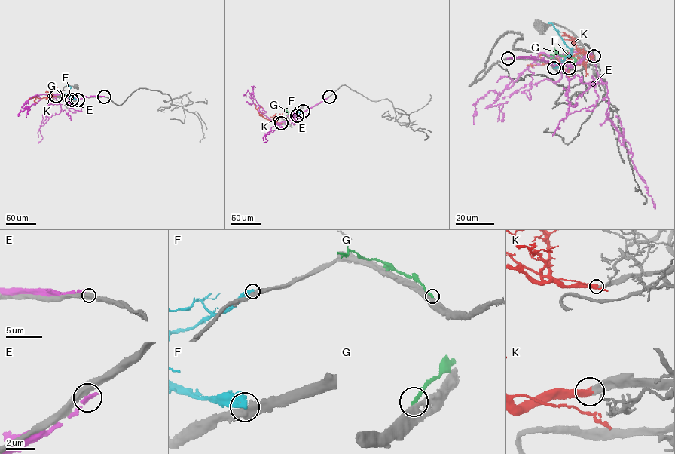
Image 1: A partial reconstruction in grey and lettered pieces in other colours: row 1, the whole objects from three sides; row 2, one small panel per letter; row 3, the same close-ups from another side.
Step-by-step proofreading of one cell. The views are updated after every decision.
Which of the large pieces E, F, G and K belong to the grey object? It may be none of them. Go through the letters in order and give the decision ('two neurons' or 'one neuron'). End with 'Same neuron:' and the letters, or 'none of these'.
E: two neurons
F: two neurons
G: two neurons
K: one neuron
Same neuron: K

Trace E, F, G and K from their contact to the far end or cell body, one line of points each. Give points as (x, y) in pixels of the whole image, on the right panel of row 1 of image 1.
E: (508, 58), (575, 65), (591, 53), (597, 73), (607, 83), (608, 119), (633, 154), (633, 167), (655, 208)
F: (554, 68), (557, 67), (571, 52), (548, 22)
G: (569, 68), (575, 58), (556, 53), (550, 58)
K: (594, 56), (579, 64), (562, 61), (526, 65)

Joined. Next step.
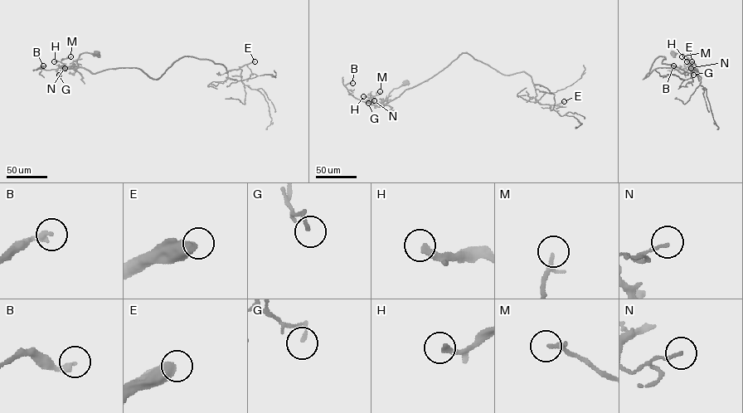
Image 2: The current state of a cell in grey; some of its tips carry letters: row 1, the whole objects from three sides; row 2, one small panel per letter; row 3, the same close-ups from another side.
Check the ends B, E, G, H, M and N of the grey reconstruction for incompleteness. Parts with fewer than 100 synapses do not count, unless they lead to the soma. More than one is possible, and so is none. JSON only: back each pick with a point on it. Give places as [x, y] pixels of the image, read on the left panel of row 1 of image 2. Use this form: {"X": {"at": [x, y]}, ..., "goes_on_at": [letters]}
{"E": {"at": [254, 61]}, "goes_on_at": ["E"]}

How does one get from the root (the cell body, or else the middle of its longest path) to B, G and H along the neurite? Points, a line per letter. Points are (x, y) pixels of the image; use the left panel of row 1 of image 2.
B: (96, 53), (82, 53), (77, 60), (79, 66), (36, 70), (43, 65)
G: (96, 53), (82, 53), (77, 60), (79, 66), (58, 68), (55, 70), (59, 75)
H: (96, 53), (82, 53), (77, 60), (79, 66), (65, 67), (60, 61), (54, 61)

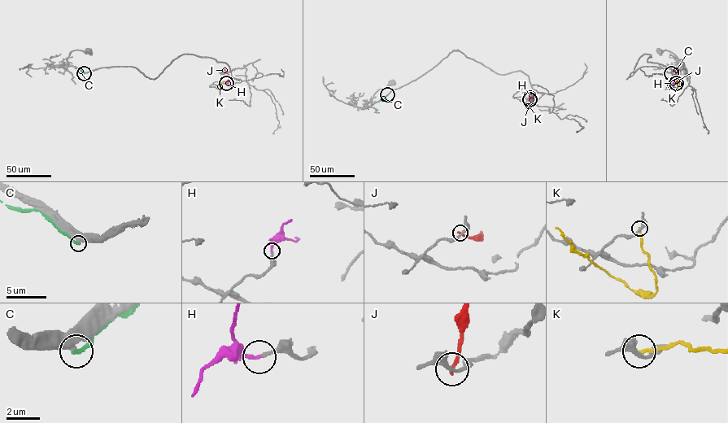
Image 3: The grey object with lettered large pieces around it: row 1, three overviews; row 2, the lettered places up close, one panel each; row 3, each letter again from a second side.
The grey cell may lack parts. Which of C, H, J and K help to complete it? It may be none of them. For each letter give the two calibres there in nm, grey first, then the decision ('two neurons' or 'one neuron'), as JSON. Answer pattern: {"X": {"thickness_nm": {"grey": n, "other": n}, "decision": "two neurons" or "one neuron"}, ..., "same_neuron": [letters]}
{"C": {"thickness_nm": {"grey": 600, "other": 280}, "decision": "two neurons"}, "H": {"thickness_nm": {"grey": 220, "other": 220}, "decision": "one neuron"}, "J": {"thickness_nm": {"grey": 260, "other": 240}, "decision": "two neurons"}, "K": {"thickness_nm": {"grey": 320, "other": 200}, "decision": "two neurons"}, "same_neuron": ["H"]}

